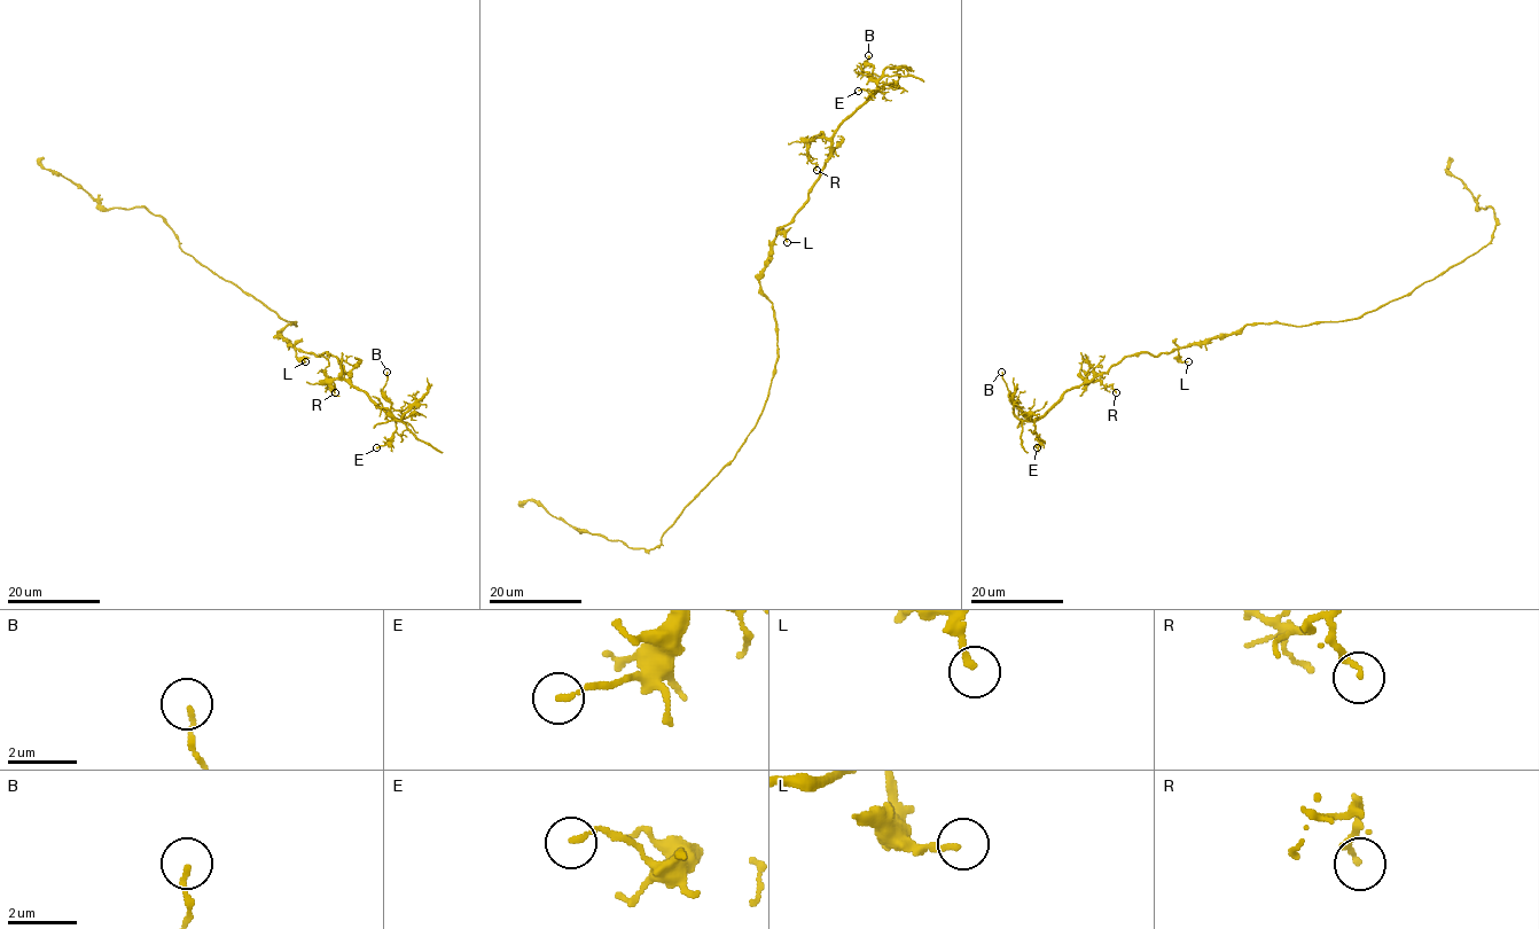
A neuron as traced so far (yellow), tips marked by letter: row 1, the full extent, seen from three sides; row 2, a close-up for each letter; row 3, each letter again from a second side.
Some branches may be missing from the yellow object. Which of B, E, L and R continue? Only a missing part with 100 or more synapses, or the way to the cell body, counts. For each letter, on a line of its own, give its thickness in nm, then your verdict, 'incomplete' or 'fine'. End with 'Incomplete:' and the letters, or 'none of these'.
B: calibre 120 nm; fine
E: calibre 160 nm; fine
L: calibre 180 nm; fine
R: calibre 140 nm; fine
Incomplete: none of these

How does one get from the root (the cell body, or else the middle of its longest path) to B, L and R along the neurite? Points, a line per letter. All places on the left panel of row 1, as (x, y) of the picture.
B: (291, 321), (296, 326), (279, 336), (334, 356), (395, 420), (382, 390), (387, 372)
L: (291, 321), (296, 326), (289, 324), (278, 335), (305, 361)
R: (291, 321), (296, 326), (279, 336), (334, 356), (349, 374), (349, 381), (325, 381), (335, 392)

